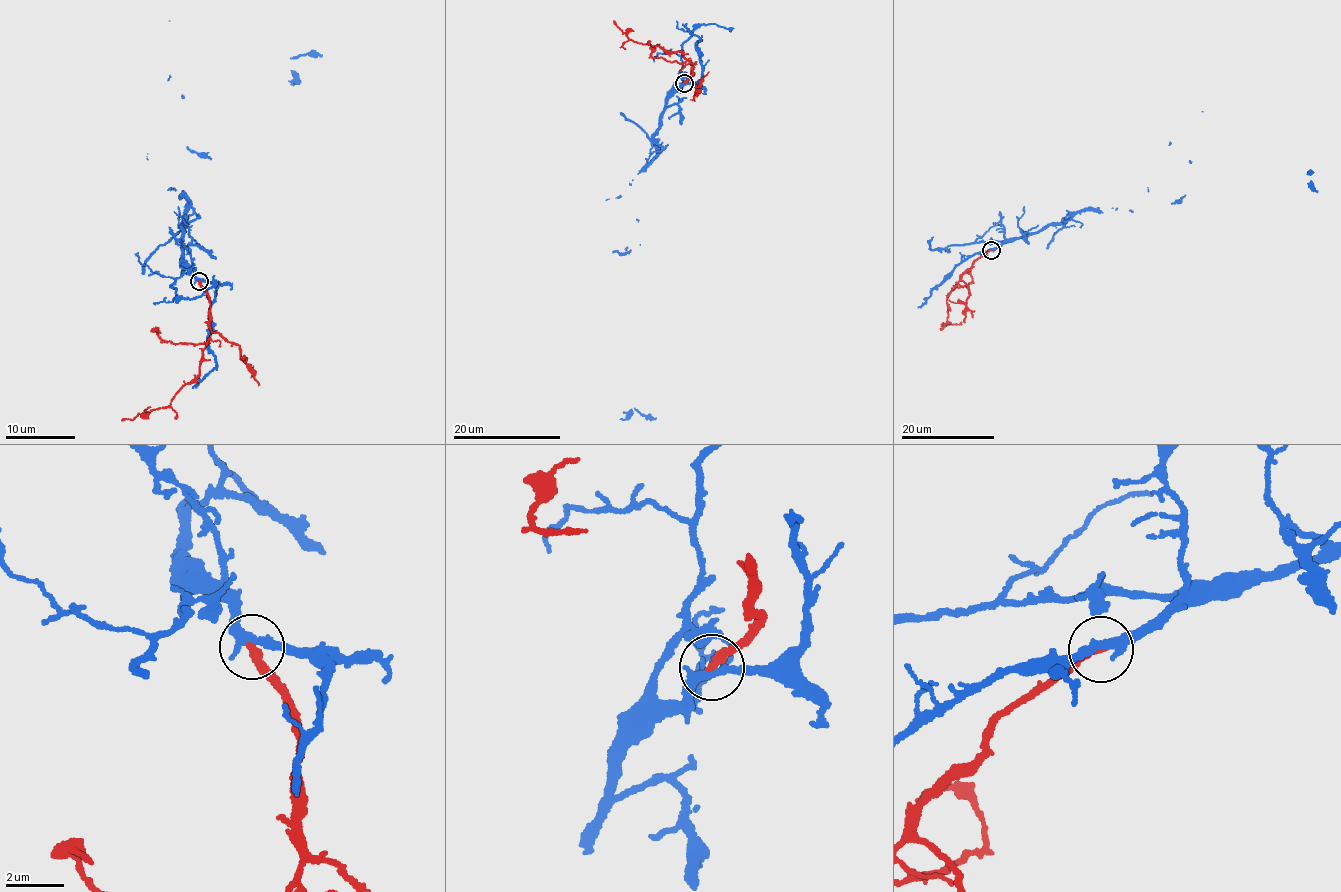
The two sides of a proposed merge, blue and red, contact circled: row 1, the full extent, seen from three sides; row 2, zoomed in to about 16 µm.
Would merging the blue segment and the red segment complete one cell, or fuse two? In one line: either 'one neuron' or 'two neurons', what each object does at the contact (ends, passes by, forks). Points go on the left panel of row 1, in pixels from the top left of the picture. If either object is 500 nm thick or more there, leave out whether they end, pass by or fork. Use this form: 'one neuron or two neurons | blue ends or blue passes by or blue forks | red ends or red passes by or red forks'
one neuron | blue passes by | red ends

